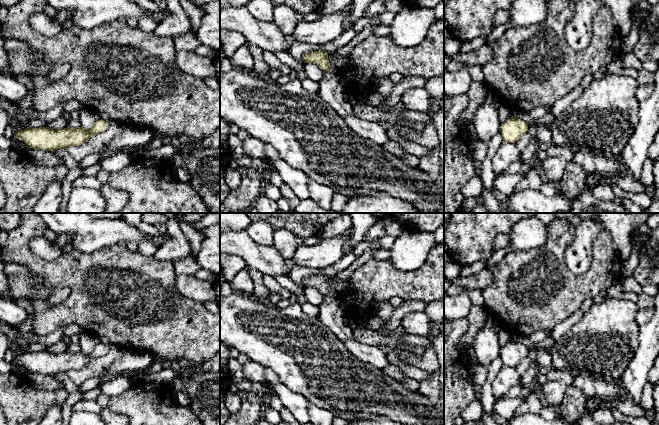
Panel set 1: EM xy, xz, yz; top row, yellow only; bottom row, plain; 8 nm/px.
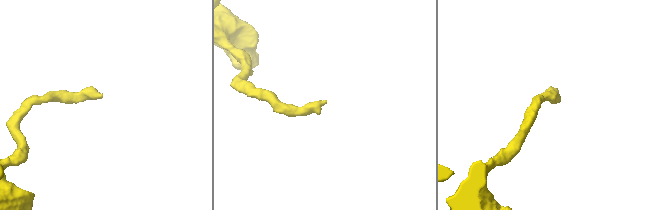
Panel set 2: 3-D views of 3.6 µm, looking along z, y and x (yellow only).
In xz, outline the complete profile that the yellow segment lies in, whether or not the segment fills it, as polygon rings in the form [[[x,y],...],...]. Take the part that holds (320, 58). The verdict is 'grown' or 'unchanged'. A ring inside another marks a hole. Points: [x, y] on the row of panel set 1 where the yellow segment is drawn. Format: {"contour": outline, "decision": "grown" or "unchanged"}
{"contour": [[[314,51],[303,57],[304,63],[315,63],[324,73],[319,82],[319,96],[328,103],[345,121],[346,125],[359,136],[383,146],[390,138],[387,131],[377,122],[369,122],[353,114],[353,106],[348,102],[344,88],[336,76],[335,69],[329,67],[328,56],[325,51]]], "decision": "grown"}

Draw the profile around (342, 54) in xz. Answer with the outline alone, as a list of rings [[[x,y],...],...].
[[[373,24],[366,25],[360,32],[357,33],[356,37],[351,42],[349,42],[348,44],[346,44],[344,47],[340,48],[337,51],[336,61],[335,61],[336,71],[340,70],[343,67],[346,59],[358,44],[363,42],[368,37],[372,36],[375,27],[376,26]]]

